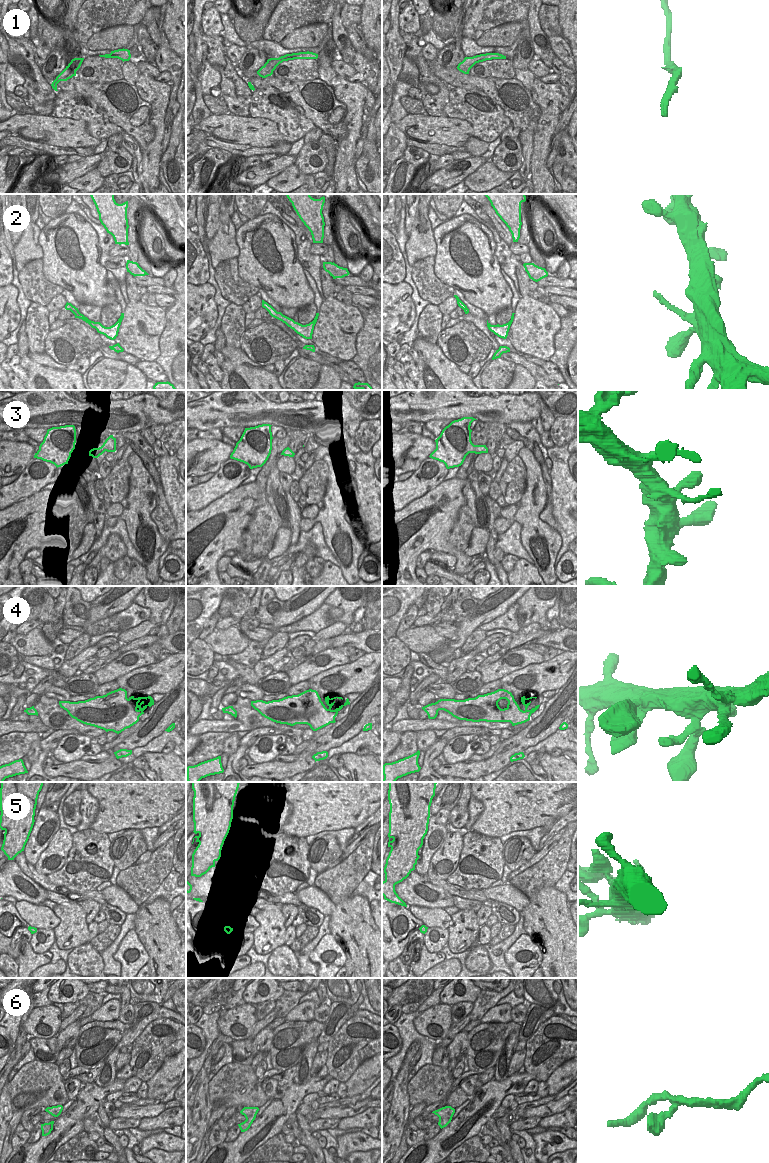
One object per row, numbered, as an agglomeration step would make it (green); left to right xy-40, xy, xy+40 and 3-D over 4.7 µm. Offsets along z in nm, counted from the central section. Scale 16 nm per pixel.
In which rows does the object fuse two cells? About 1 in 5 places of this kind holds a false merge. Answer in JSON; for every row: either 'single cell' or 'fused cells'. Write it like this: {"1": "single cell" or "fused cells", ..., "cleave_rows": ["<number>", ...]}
{"1": "single cell", "2": "single cell", "3": "single cell", "4": "single cell", "5": "single cell", "6": "single cell", "cleave_rows": []}

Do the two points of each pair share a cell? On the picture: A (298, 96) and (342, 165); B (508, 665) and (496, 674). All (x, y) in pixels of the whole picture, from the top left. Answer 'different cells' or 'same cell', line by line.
A: different cells
B: same cell

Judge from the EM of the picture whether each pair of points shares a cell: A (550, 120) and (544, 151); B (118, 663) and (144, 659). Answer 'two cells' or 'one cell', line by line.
A: one cell
B: one cell

